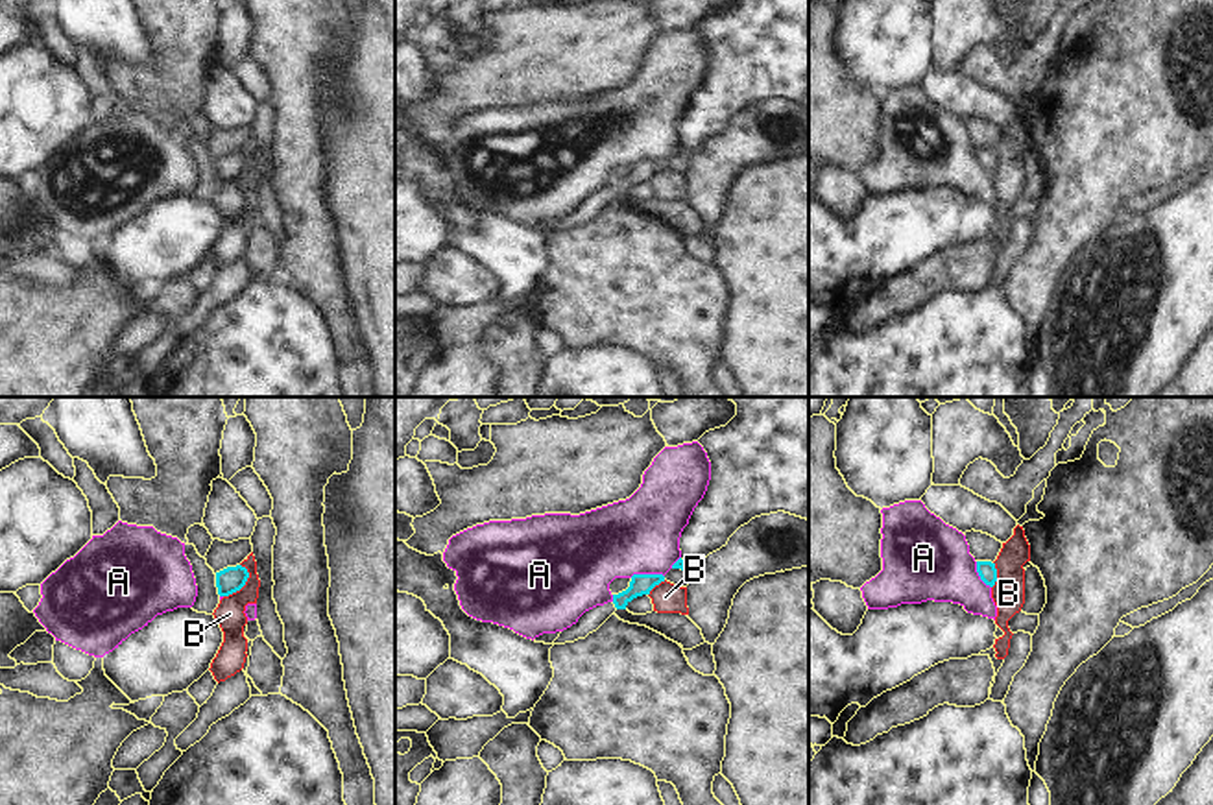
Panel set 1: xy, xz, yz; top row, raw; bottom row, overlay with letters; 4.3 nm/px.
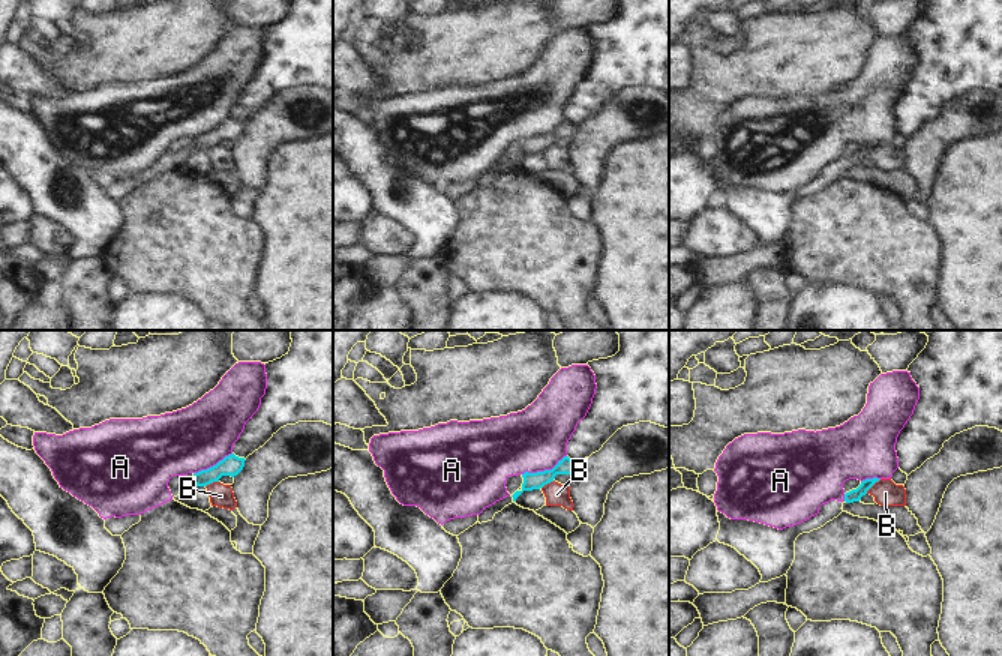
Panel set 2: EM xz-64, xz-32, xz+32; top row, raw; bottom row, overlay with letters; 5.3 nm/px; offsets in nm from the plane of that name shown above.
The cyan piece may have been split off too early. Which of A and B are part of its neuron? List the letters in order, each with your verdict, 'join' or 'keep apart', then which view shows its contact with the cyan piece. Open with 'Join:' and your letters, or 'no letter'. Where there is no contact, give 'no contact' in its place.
Join: no letter
A: keep apart; meets cyan in xz
B: keep apart; meets cyan in xy

